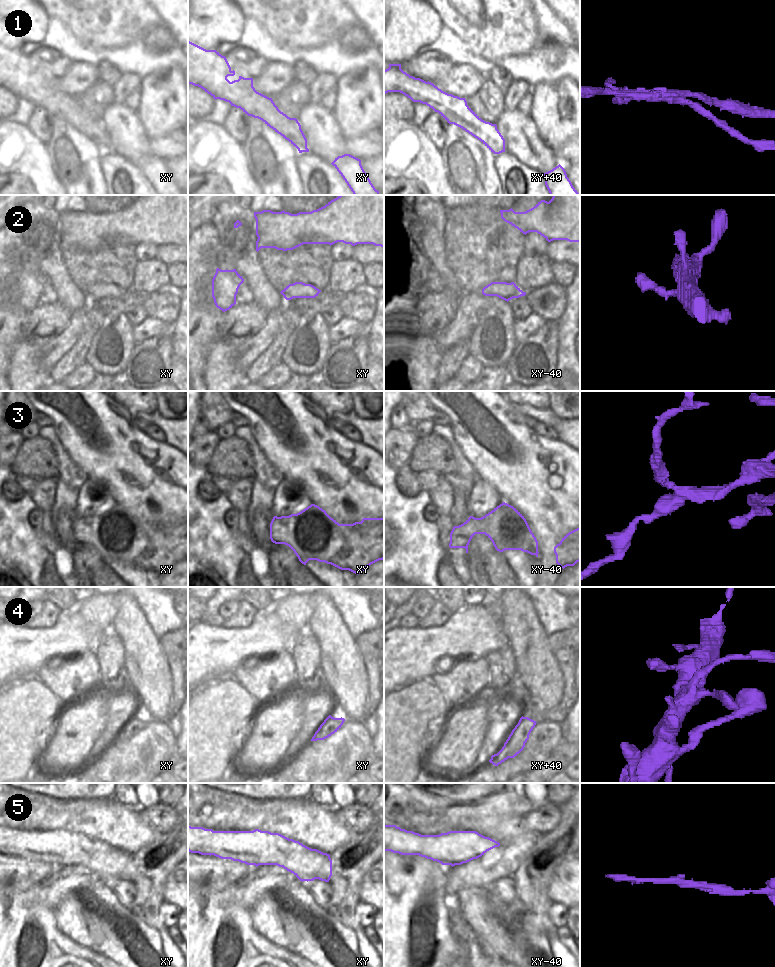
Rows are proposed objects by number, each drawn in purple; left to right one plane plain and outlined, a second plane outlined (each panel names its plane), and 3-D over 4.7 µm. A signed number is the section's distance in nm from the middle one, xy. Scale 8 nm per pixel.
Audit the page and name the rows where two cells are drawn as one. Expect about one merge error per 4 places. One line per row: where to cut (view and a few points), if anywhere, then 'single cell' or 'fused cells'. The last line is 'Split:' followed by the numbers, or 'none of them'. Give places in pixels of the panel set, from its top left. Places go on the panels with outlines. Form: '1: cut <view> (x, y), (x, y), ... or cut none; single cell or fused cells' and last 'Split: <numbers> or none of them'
1: cut xy (260, 93), (246, 92), (241, 97), (229, 102); fused cells
2: cut none; single cell
3: cut none; single cell
4: cut none; single cell
5: cut none; single cell
Split: 1

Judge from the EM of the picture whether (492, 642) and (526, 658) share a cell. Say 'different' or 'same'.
different

